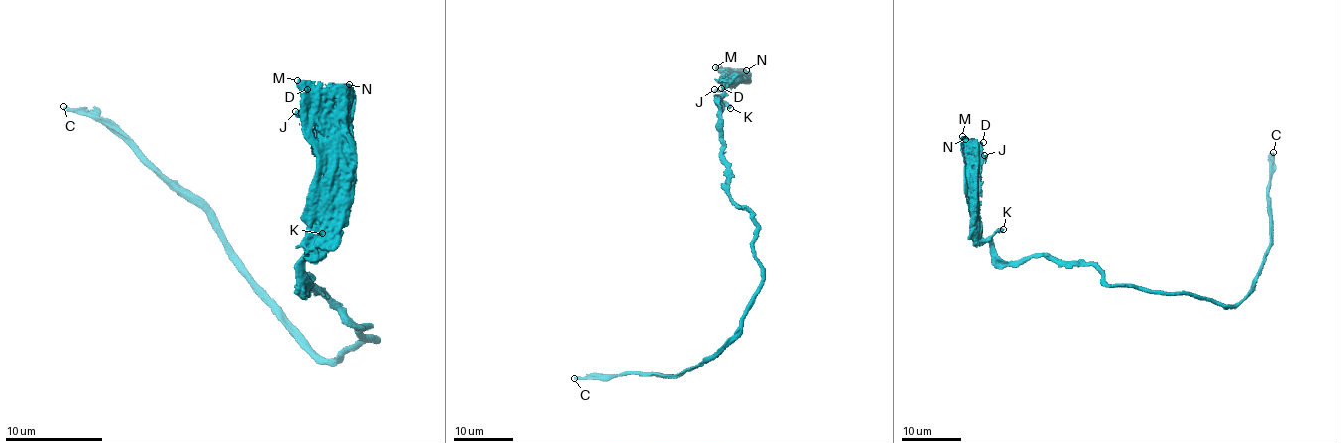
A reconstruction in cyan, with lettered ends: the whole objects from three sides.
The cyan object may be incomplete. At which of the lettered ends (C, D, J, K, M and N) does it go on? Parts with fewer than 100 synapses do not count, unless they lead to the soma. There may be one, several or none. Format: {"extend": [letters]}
{"extend": ["C"]}

